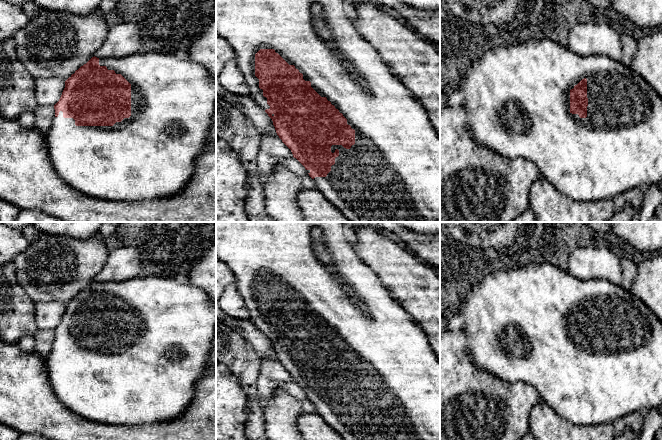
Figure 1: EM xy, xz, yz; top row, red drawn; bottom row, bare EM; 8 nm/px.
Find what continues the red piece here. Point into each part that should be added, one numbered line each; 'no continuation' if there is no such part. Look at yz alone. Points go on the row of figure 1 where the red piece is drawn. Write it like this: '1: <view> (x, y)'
1: yz (517, 98)

